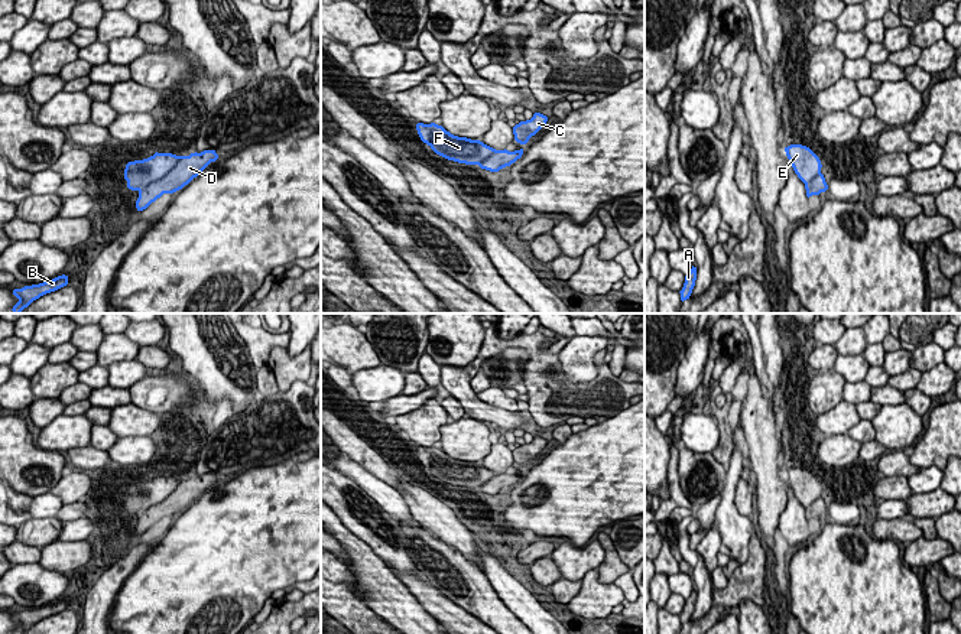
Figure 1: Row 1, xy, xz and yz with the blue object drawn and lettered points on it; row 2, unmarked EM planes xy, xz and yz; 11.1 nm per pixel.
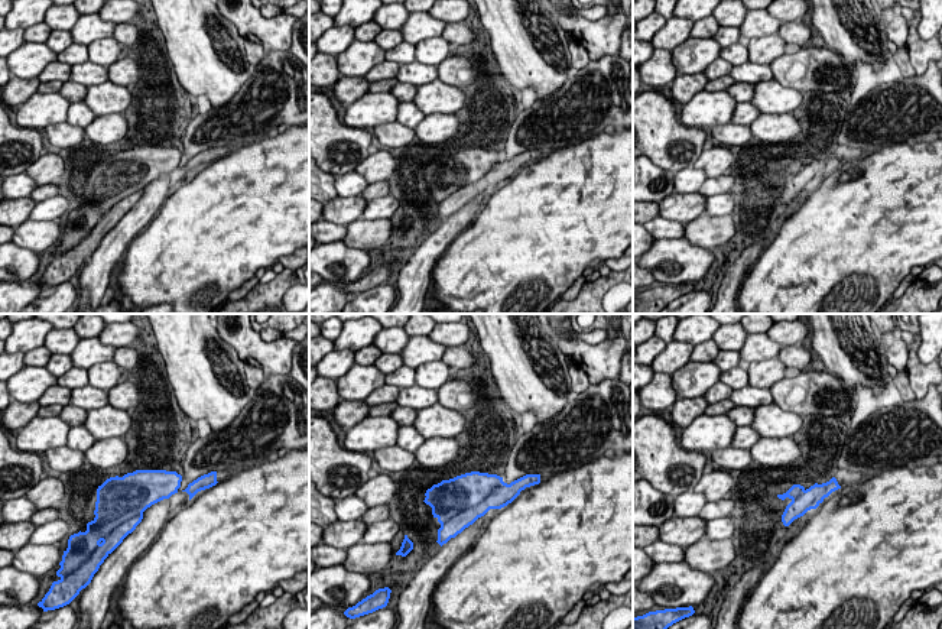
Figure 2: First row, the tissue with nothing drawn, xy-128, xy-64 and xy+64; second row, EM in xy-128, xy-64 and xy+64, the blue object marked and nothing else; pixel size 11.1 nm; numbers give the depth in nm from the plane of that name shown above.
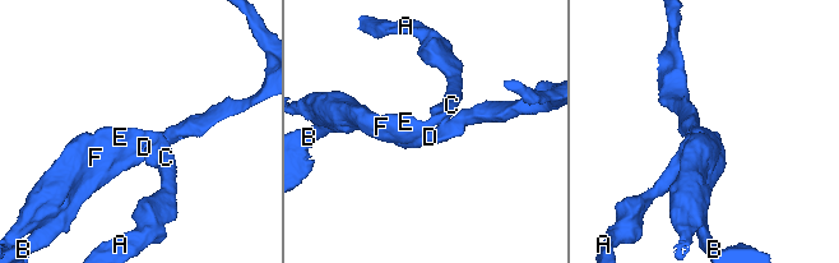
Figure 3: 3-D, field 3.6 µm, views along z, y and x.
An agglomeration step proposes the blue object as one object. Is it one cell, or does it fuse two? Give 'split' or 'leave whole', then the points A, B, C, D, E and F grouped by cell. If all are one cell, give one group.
leave whole | A B C D E F

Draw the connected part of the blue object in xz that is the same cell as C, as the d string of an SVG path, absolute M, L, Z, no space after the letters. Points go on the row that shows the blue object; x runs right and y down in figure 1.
M535 113L530 120L520 121L513 127L514 140L520 144L526 144L532 136L535 136L548 121L548 117Z

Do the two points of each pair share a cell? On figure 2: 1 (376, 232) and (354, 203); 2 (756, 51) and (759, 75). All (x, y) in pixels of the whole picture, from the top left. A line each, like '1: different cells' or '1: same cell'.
1: different cells
2: different cells

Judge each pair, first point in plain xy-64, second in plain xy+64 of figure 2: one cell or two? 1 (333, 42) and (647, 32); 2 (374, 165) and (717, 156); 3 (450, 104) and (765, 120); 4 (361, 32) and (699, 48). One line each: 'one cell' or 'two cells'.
1: two cells
2: one cell
3: two cells
4: two cells

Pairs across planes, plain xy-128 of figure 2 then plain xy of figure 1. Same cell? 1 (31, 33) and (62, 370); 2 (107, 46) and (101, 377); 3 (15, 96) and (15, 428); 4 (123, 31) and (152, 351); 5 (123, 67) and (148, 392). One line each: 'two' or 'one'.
1: two
2: two
3: two
4: one
5: one

